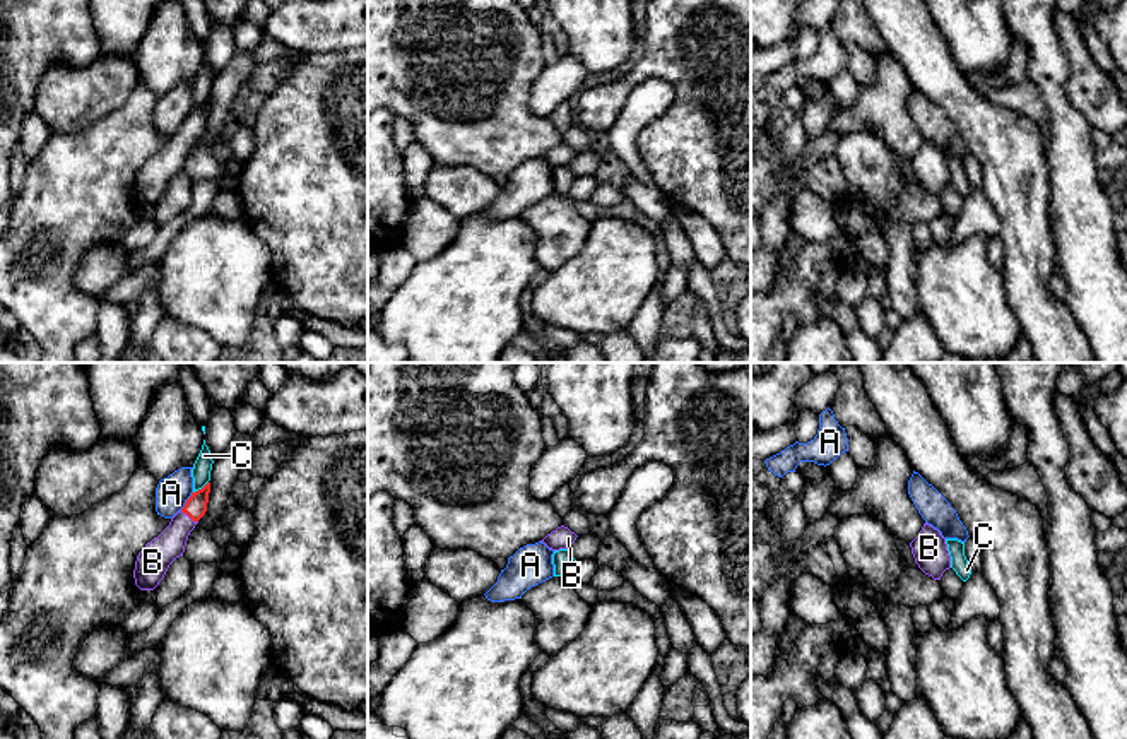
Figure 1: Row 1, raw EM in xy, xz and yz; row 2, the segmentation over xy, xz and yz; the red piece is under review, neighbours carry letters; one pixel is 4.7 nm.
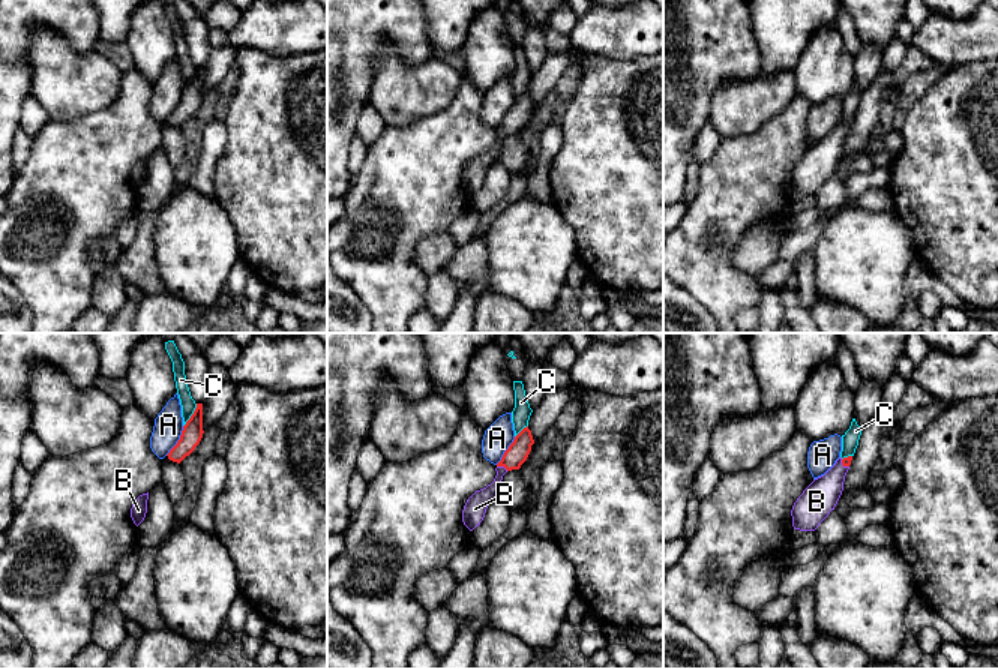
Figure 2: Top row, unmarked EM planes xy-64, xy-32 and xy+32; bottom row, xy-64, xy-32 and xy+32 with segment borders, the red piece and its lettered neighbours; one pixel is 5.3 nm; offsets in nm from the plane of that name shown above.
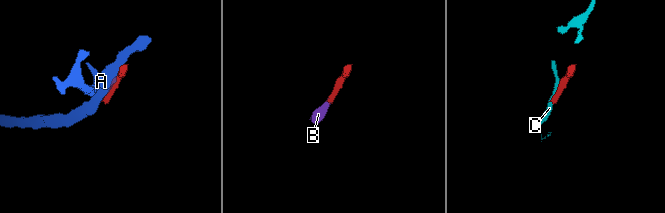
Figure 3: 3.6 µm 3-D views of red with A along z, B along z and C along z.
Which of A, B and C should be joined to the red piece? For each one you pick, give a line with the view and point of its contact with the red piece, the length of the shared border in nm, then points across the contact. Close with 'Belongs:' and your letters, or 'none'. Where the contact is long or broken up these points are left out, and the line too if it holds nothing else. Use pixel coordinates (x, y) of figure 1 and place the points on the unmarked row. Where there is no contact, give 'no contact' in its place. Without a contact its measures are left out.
B: xy (188, 132) | 110 nm | across xy (195, 124), (188, 132), (161, 168)
Belongs: B

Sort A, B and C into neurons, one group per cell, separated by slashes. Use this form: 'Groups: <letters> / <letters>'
Groups: A / B / C

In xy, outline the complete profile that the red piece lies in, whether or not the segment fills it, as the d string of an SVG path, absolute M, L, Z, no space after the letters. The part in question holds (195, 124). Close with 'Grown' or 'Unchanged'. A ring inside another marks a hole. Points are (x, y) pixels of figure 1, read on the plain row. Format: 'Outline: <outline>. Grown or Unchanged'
Outline: M210 99L192 109L169 142L139 169L133 195L140 207L154 207L169 181L183 173L190 149L207 128L209 109Z. Grown

